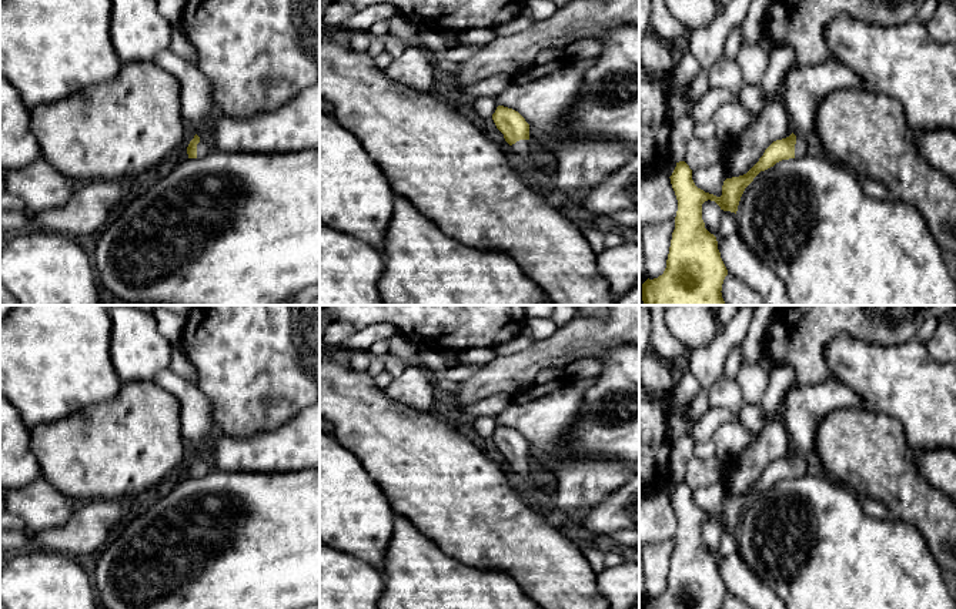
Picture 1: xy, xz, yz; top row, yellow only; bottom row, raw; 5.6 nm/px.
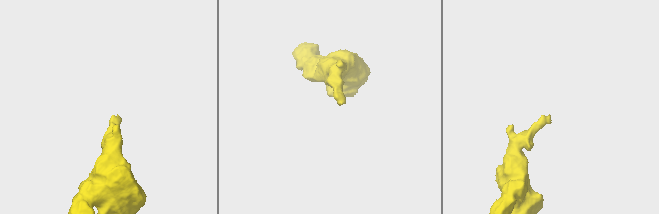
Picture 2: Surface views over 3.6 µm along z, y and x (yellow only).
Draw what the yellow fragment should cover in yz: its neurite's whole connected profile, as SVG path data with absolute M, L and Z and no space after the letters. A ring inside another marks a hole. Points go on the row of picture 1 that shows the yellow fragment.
M839 61L792 68L783 76L782 84L780 101L793 133L773 141L746 174L726 178L721 197L698 188L689 165L685 161L676 163L669 178L678 211L666 268L658 278L648 278L642 284L644 305L726 305L721 291L728 270L716 237L705 228L702 204L711 200L721 210L736 214L745 188L761 171L782 160L806 155L809 138L816 135L816 110L823 97L852 87L870 91L868 84Z

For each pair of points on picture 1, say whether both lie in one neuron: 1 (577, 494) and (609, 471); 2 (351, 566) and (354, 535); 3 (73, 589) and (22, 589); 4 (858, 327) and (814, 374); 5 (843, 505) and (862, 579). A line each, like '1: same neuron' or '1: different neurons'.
1: same neuron
2: different neurons
3: same neuron
4: same neuron
5: same neuron

